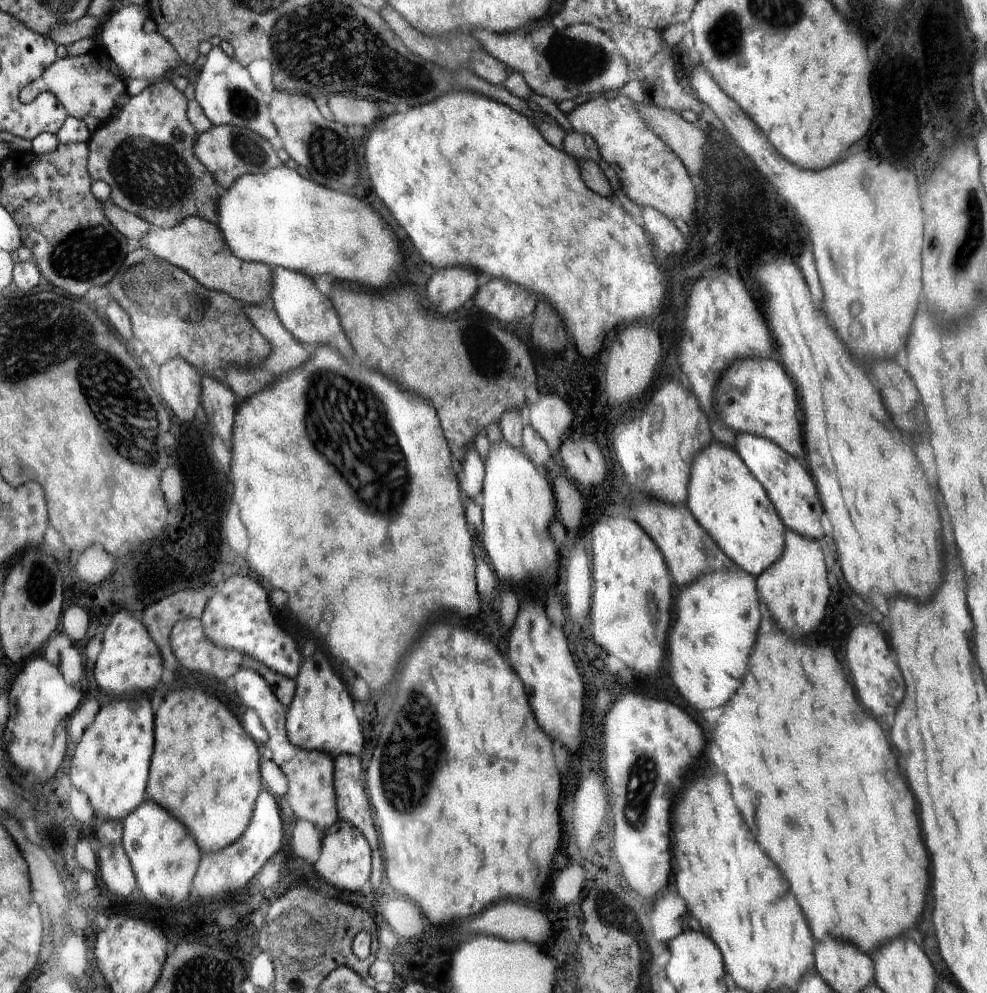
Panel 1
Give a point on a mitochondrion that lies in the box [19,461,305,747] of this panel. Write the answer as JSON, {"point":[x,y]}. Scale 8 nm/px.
{"point":[39,586]}

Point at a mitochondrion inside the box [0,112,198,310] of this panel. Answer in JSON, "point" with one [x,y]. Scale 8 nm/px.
{"point":[86,253]}

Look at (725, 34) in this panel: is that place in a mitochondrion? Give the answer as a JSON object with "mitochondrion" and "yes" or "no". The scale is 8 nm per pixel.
{"mitochondrion":"yes"}

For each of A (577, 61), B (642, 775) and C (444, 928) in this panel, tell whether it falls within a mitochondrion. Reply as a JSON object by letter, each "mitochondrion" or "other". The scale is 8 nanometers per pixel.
{"A":"mitochondrion","B":"mitochondrion","C":"other"}

